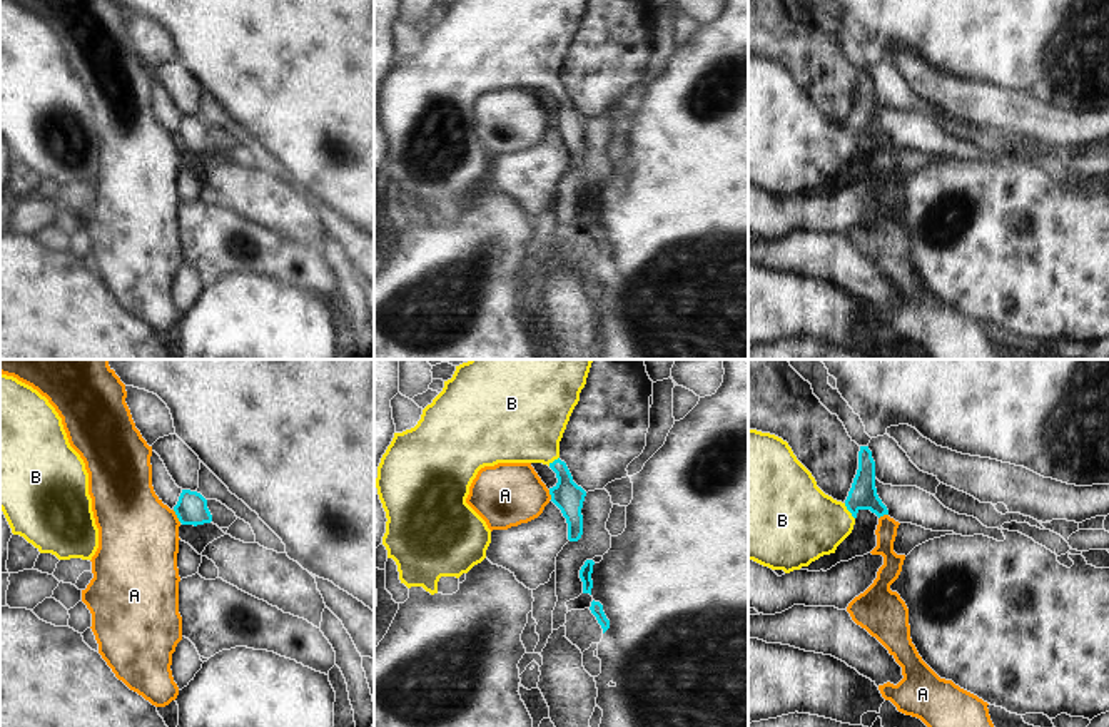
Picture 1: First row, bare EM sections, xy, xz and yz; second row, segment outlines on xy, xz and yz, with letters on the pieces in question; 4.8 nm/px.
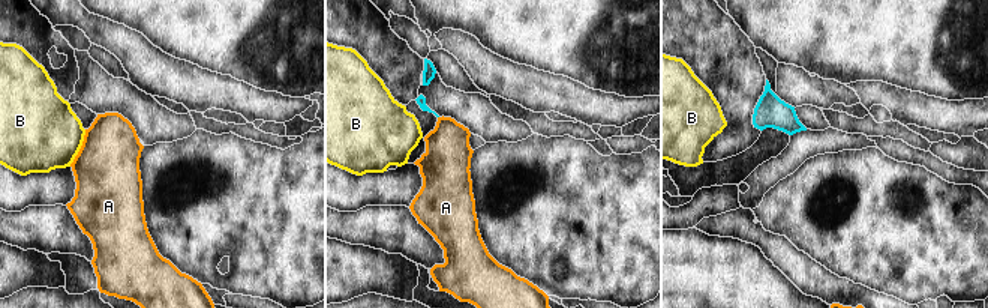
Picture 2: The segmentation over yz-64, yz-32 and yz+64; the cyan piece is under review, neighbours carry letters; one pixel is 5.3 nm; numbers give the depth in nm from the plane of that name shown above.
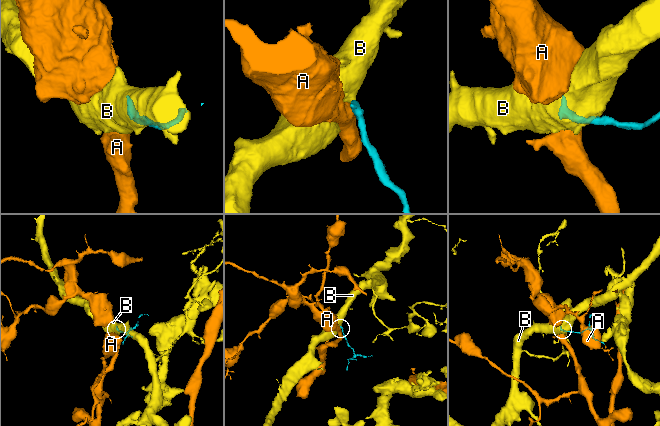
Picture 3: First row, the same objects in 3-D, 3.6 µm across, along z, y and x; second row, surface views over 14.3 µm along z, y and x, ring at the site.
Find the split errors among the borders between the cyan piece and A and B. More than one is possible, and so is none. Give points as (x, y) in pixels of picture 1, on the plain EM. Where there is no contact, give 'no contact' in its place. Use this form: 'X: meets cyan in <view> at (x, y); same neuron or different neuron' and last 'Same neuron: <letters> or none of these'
A: meets cyan in xy at (177, 142); different neuron
B: meets cyan in yz at (849, 136); same neuron
Same neuron: B

